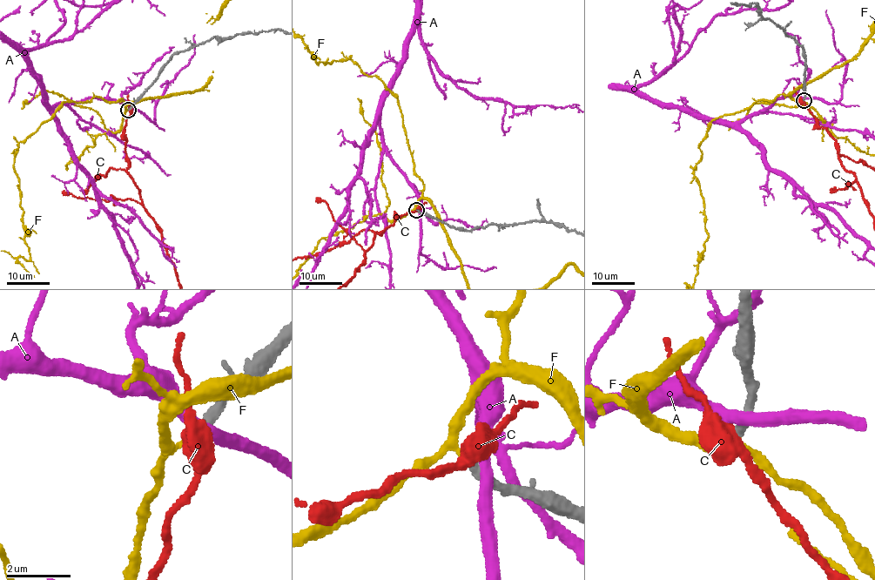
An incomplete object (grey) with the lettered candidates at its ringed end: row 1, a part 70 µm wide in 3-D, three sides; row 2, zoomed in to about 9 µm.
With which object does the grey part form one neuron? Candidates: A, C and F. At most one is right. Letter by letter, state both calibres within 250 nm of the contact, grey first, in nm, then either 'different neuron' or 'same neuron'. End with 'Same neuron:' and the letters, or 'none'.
A: 360 nm thick on the grey side, 360 nm on the other; different neuron
C: 320 nm thick on the grey side, 440 nm on the other; different neuron
F: 300 nm thick on the grey side, 200 nm on the other; same neuron
Same neuron: F

